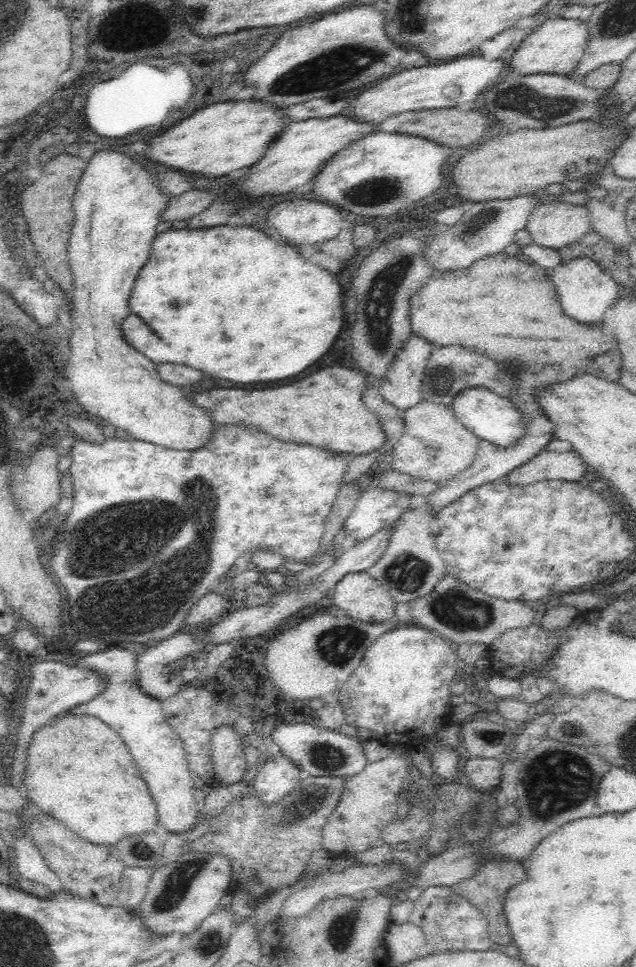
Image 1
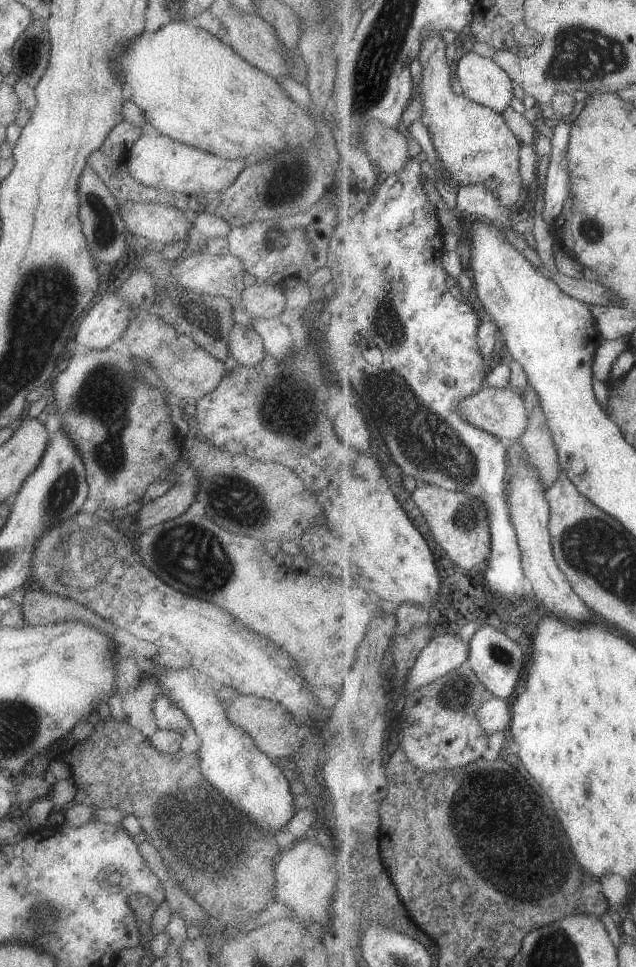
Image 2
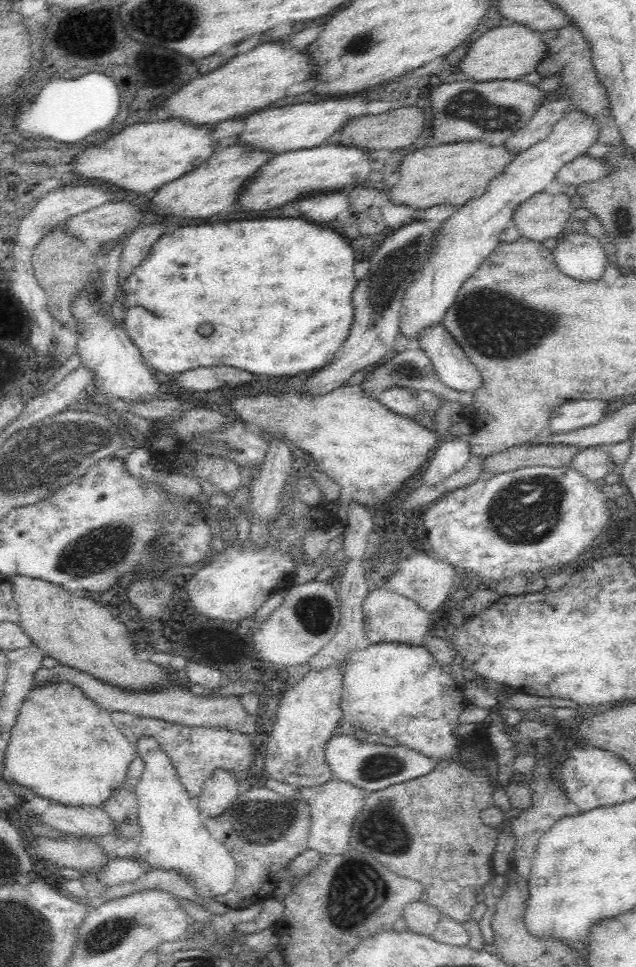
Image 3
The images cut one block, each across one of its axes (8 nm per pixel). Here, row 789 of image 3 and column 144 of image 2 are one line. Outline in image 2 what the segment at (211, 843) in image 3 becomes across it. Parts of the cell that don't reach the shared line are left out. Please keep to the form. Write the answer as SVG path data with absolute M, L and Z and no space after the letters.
M145 132L134 140L128 149L126 159L125 168L133 180L149 188L186 195L225 190L247 165L243 159L217 158L213 154L173 142L170 138L153 132Z

